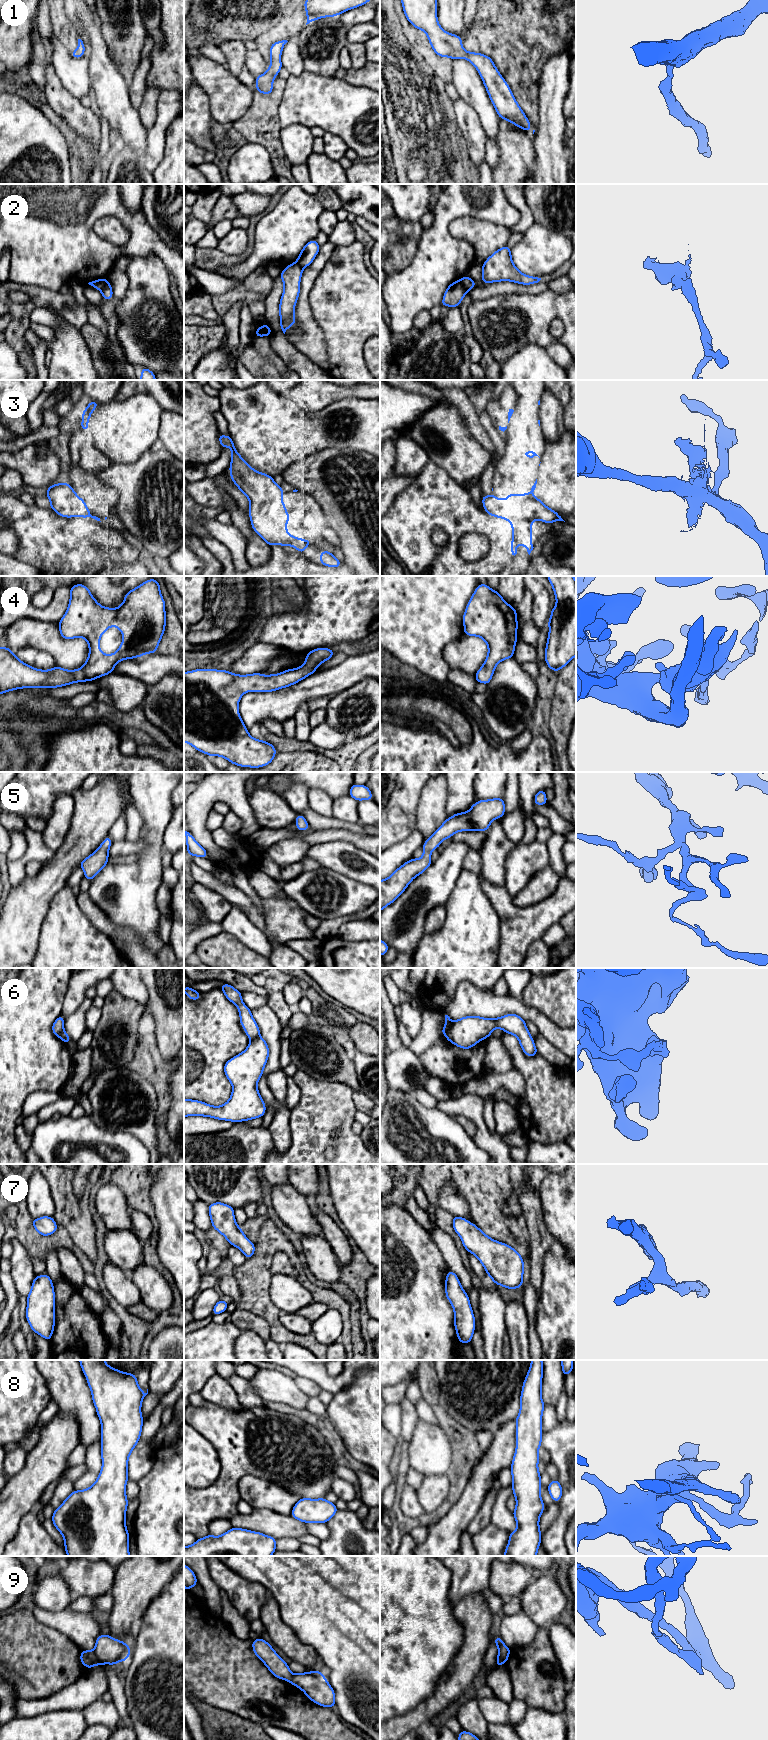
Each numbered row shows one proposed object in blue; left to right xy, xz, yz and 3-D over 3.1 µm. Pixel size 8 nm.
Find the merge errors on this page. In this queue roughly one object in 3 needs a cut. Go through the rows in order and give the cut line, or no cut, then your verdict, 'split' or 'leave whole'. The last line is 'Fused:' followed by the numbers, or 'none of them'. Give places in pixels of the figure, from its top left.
1: no cut | leave whole
2: yz (460, 279), (462, 288), (466, 292) | split
3: no cut | leave whole
4: no cut | leave whole
5: no cut | leave whole
6: yz (452, 1024), (446, 1036) | split
7: no cut | leave whole
8: no cut | leave whole
9: xy (92, 1651), (98, 1664) | split
Fused: 2, 6, 9

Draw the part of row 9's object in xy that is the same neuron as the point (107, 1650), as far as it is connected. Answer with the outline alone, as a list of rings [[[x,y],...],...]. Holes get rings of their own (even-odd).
[[[108,1634],[99,1635],[93,1650],[98,1665],[113,1666],[120,1661],[127,1661],[130,1652],[131,1648],[125,1642],[114,1639]]]

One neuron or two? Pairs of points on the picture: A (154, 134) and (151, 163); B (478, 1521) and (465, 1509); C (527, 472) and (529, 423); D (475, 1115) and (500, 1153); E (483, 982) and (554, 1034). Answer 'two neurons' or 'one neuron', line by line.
A: one neuron
B: two neurons
C: one neuron
D: one neuron
E: two neurons

